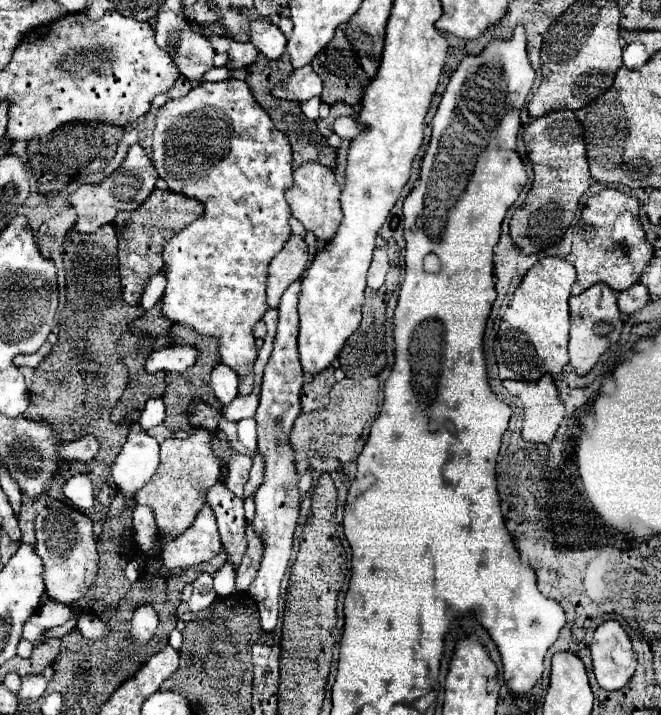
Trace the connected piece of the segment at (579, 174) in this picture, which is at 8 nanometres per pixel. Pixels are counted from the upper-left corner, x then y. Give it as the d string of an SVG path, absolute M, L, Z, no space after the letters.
M558 110L542 118L532 118L524 130L524 142L534 168L534 180L524 204L510 220L510 236L524 254L536 254L562 240L578 210L582 194L592 186L592 176L584 148L584 128L572 110Z

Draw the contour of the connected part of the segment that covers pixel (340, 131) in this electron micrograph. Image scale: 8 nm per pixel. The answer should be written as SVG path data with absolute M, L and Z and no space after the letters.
M346 116L346 118L338 118L334 122L334 134L338 134L342 140L352 140L352 136L356 136L360 132L360 128L356 126L354 116Z

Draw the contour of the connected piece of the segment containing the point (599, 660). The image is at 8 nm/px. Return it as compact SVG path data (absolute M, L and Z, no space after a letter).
M616 620L600 624L592 640L592 662L604 690L620 690L636 670L636 654L626 630Z

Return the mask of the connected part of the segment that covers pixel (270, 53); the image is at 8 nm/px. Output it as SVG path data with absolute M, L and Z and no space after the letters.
M252 20L250 42L270 60L278 60L286 50L286 36L268 20Z

